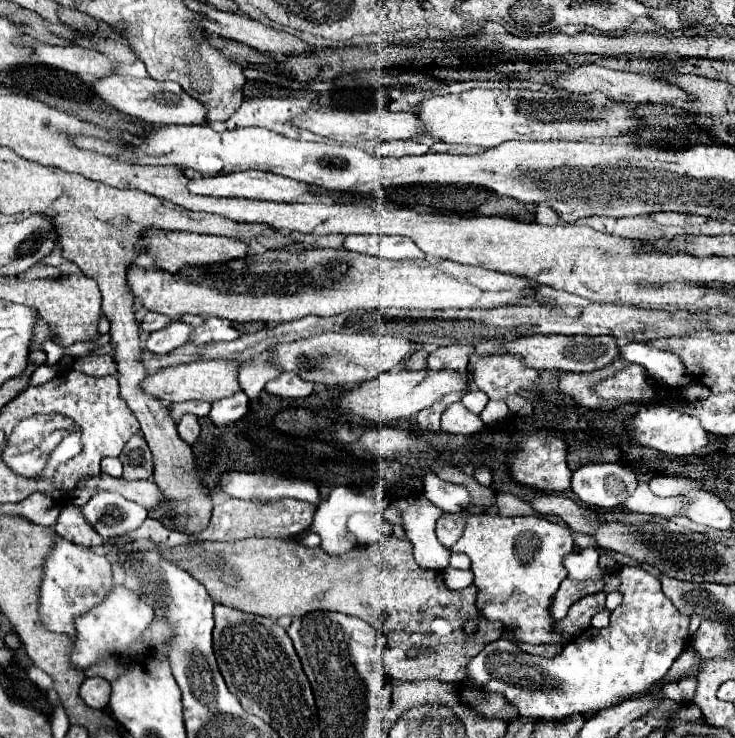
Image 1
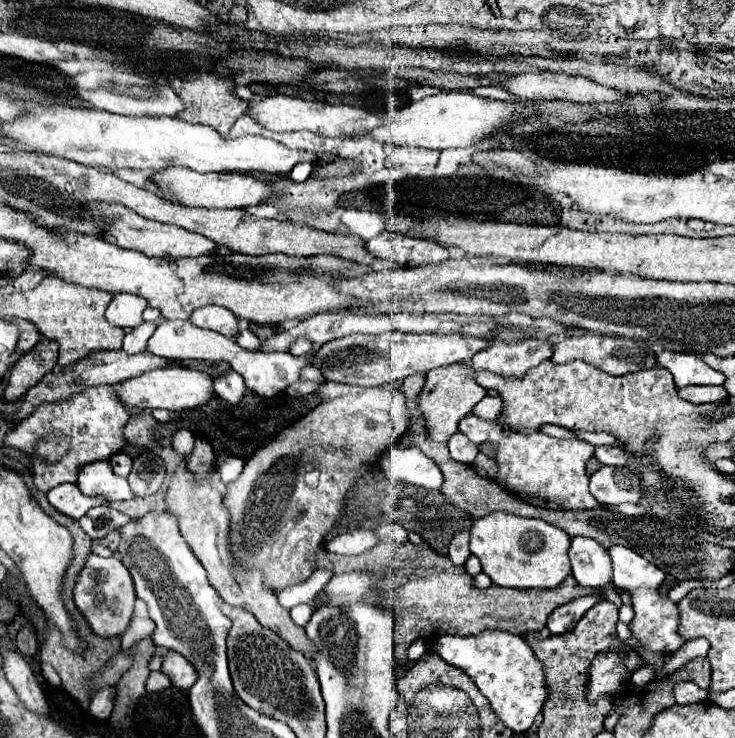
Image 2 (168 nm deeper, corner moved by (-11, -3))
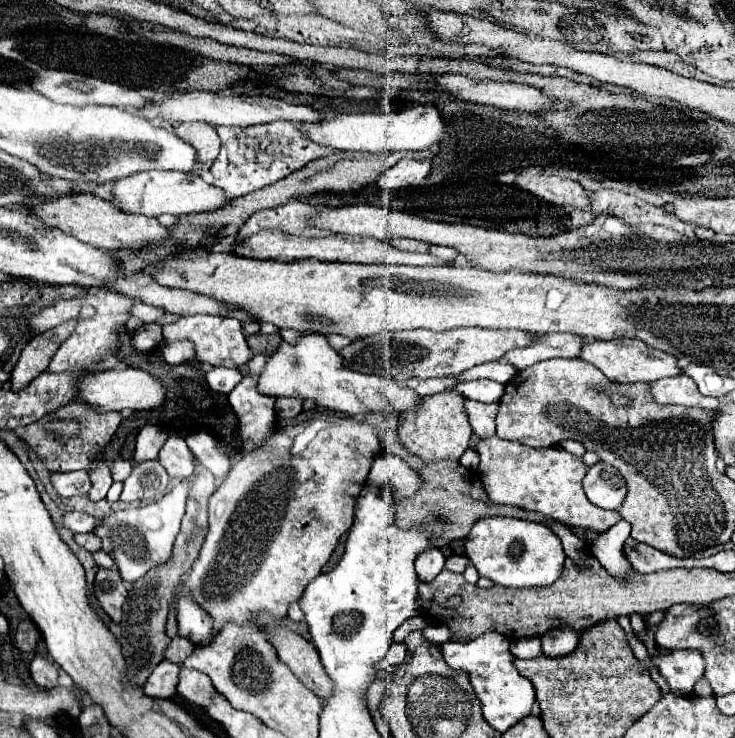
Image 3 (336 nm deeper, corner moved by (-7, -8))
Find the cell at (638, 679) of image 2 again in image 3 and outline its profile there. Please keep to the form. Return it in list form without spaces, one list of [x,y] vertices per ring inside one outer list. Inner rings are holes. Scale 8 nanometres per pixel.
[[[698,650],[660,652],[660,674],[666,678],[672,692],[680,696],[692,694],[696,682],[704,674],[704,658],[700,658]]]

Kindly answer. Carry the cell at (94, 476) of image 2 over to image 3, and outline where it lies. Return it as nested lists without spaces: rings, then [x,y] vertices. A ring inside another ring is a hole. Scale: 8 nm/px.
[[[86,470],[50,474],[50,482],[60,498],[70,498],[74,494],[86,494],[90,490],[90,478]]]

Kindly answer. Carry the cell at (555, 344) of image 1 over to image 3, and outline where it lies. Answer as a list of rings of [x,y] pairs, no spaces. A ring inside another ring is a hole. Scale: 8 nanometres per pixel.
[[[616,338],[616,340],[590,340],[588,346],[584,346],[584,354],[580,354],[582,360],[596,364],[604,376],[612,382],[656,382],[666,376],[678,376],[682,374],[676,356],[656,350],[648,346],[642,340],[628,340],[628,338]]]

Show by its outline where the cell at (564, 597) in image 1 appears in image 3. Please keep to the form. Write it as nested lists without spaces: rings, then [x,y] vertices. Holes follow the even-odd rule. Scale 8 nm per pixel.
[[[550,630],[540,638],[540,642],[544,656],[550,658],[568,656],[578,646],[578,638],[576,634],[572,634],[572,630]]]

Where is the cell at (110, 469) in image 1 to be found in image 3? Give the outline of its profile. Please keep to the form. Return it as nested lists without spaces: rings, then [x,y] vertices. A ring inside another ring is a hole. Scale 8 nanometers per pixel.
[[[116,460],[114,466],[112,466],[112,478],[114,480],[122,482],[122,480],[126,480],[130,476],[130,472],[132,472],[132,464],[128,460]]]

